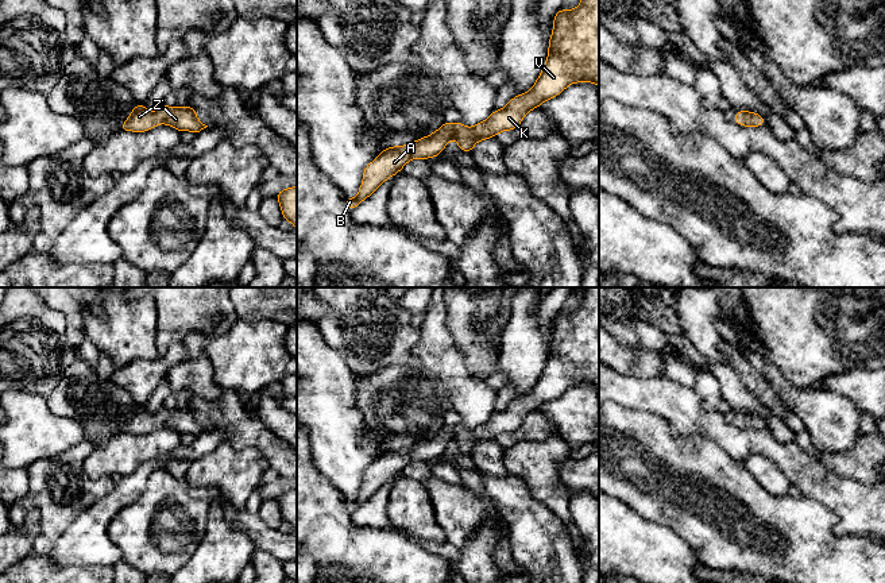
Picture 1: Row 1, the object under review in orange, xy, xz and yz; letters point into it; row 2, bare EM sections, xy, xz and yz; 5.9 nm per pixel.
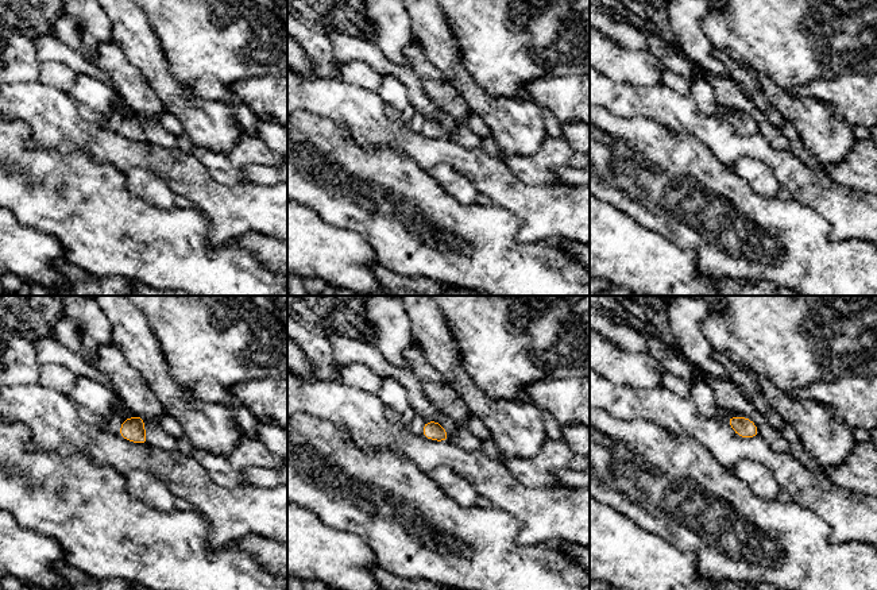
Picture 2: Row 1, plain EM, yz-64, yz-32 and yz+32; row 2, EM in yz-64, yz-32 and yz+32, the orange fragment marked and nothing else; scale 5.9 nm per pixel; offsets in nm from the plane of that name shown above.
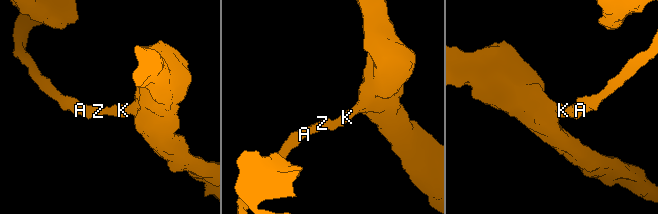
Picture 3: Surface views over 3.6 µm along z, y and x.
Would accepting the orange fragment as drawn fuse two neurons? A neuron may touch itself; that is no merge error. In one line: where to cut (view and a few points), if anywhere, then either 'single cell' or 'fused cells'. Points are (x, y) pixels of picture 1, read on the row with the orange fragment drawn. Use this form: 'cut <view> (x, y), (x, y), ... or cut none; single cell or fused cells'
cut none; single cell

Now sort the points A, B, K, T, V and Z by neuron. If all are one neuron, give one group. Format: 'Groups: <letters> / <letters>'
Groups: A B K T V Z

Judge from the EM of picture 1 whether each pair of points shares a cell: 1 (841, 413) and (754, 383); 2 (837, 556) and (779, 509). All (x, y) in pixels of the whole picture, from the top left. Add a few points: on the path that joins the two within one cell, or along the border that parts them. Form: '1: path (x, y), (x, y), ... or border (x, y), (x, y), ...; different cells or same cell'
1: border (753, 366), (783, 401); different cells
2: path (822, 552), (793, 524); same cell

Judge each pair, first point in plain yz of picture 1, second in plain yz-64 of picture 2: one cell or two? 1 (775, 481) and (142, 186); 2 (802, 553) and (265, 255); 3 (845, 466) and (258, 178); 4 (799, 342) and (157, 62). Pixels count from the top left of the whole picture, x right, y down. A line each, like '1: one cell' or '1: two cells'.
1: one cell
2: two cells
3: two cells
4: two cells

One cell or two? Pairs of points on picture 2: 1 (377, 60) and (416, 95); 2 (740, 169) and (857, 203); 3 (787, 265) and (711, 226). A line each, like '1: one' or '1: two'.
1: one
2: two
3: one

